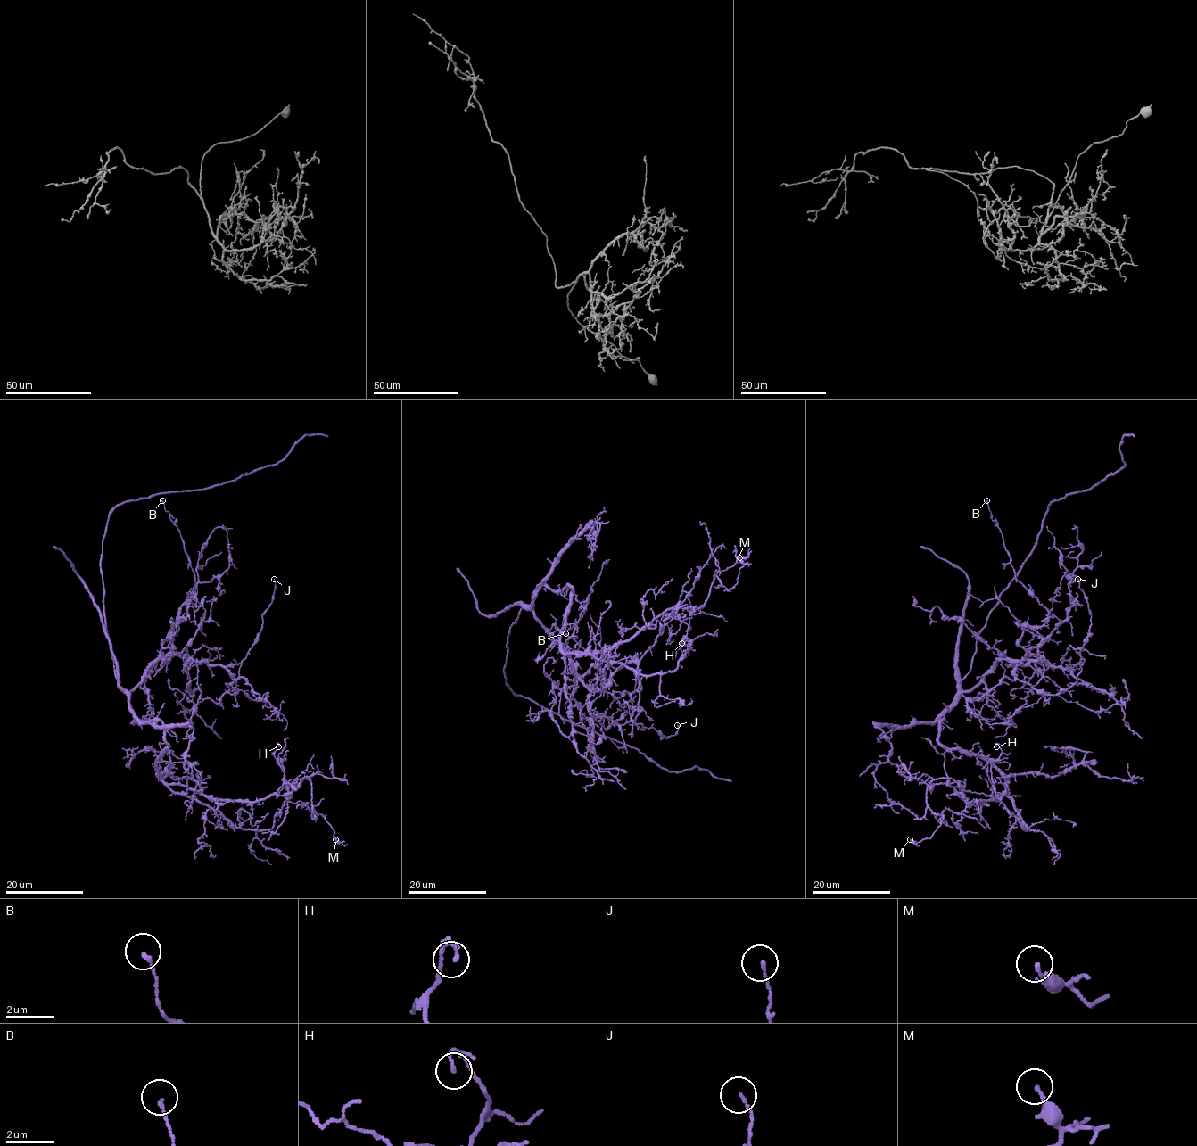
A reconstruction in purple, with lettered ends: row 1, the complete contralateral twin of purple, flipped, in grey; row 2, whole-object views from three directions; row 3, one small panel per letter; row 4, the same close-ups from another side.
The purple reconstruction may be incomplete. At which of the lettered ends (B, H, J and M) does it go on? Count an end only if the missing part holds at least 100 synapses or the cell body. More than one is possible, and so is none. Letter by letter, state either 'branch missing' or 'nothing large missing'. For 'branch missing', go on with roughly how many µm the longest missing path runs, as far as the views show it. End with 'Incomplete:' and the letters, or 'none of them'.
B: nothing large missing
H: nothing large missing
J: nothing large missing
M: nothing large missing
Incomplete: none of them

